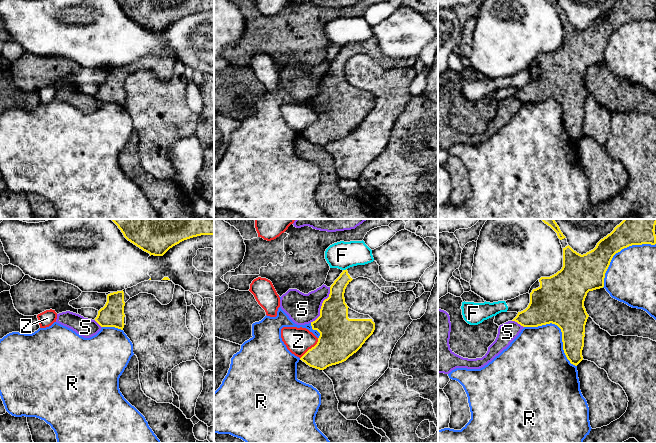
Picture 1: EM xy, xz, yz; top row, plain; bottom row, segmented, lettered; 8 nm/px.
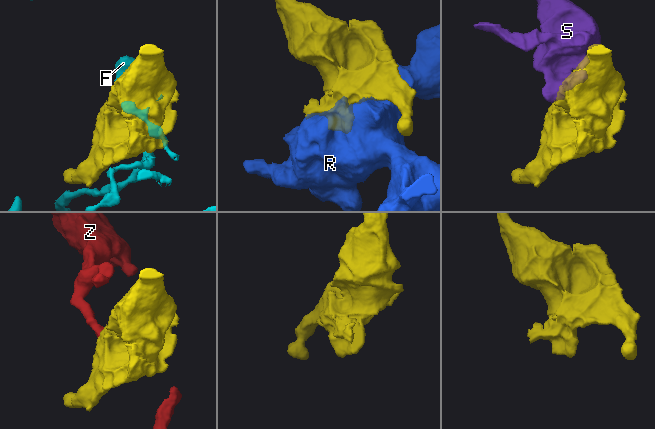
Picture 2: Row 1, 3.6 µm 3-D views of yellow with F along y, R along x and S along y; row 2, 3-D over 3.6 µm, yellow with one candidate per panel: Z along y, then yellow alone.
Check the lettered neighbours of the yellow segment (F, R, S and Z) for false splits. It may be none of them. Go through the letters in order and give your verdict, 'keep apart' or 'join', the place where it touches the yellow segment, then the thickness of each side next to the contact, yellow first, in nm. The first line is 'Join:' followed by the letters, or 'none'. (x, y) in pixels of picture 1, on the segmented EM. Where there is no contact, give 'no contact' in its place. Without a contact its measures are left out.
Join: none
F: keep apart; contact xz (344, 270); calibres 140 and 220 nm
R: keep apart; contact yz (561, 331); calibres 380 and 400 nm
S: keep apart; contact xz (321, 306); calibres 280 and 240 nm
Z: keep apart; contact xz (311, 348); calibres 340 and 220 nm

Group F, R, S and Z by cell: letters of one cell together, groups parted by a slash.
F / R / S / Z

